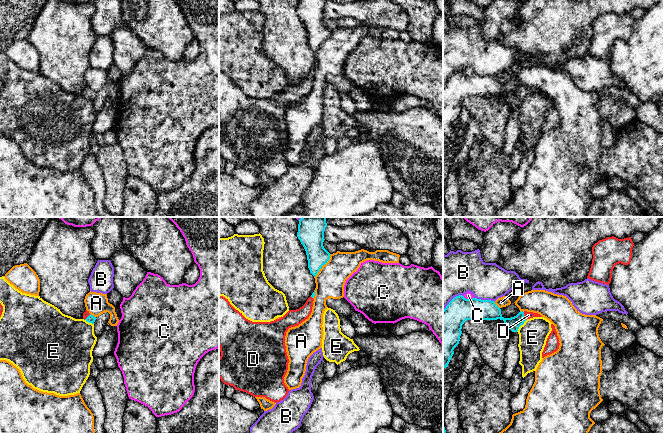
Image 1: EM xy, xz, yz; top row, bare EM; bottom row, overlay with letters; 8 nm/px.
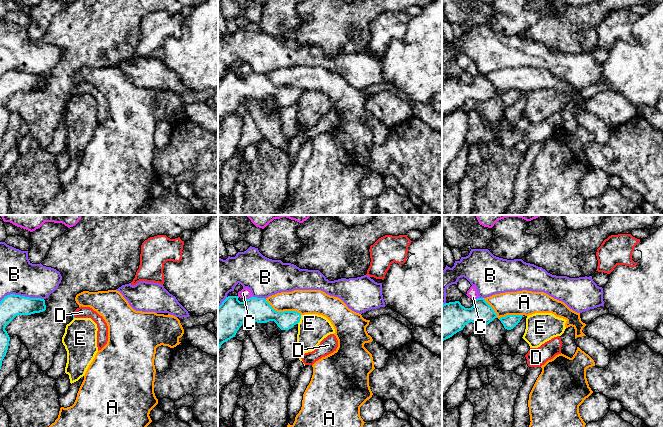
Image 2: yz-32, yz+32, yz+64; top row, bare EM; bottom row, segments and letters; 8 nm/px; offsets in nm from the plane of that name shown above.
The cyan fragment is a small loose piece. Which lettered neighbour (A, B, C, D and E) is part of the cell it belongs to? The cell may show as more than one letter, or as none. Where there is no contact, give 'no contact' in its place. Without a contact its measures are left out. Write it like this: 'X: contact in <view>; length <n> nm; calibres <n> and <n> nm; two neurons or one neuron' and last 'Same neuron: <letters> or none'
A: contact in xz; length 240 nm; calibres 200 and 240 nm; two neurons
B: contact in yz; length 170 nm; calibres 200 and 300 nm; two neurons
C: contact in yz; length 90 nm; calibres 220 and 60 nm; two neurons
D: contact in yz; length 70 nm; calibres 110 and 60 nm; one neuron
E: contact in yz; length 130 nm; calibres 130 and 240 nm; two neurons
Same neuron: D

